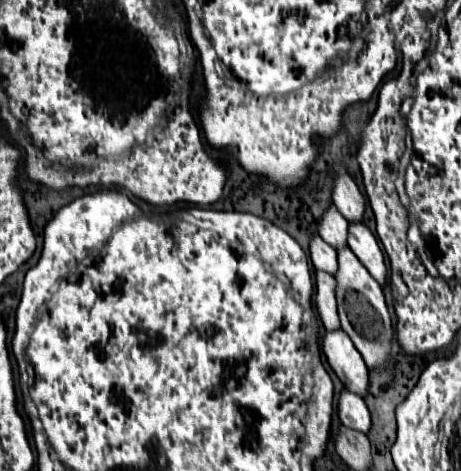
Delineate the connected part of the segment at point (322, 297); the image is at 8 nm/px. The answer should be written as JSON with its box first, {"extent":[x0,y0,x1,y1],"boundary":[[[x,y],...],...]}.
{"extent":[315,270,339,330],"boundary":[[[315,270],[315,306],[317,314],[327,330],[339,328],[339,318],[335,312],[335,278],[327,272]]]}

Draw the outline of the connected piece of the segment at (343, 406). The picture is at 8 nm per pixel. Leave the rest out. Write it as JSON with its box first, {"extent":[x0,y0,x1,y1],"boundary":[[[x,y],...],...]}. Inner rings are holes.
{"extent":[337,390,371,432],"boundary":[[[343,390],[339,394],[337,412],[339,412],[339,420],[347,428],[353,428],[359,432],[367,432],[371,428],[371,416],[369,416],[369,410],[367,410],[363,398],[349,390]]]}

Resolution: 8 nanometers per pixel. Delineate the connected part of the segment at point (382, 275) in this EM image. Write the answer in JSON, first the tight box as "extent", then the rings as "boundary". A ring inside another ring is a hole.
{"extent":[347,222,387,284],"boundary":[[[349,222],[349,234],[347,244],[353,250],[353,254],[365,264],[369,274],[379,280],[379,284],[385,284],[387,280],[387,268],[383,260],[383,252],[377,244],[377,238],[363,222]]]}

